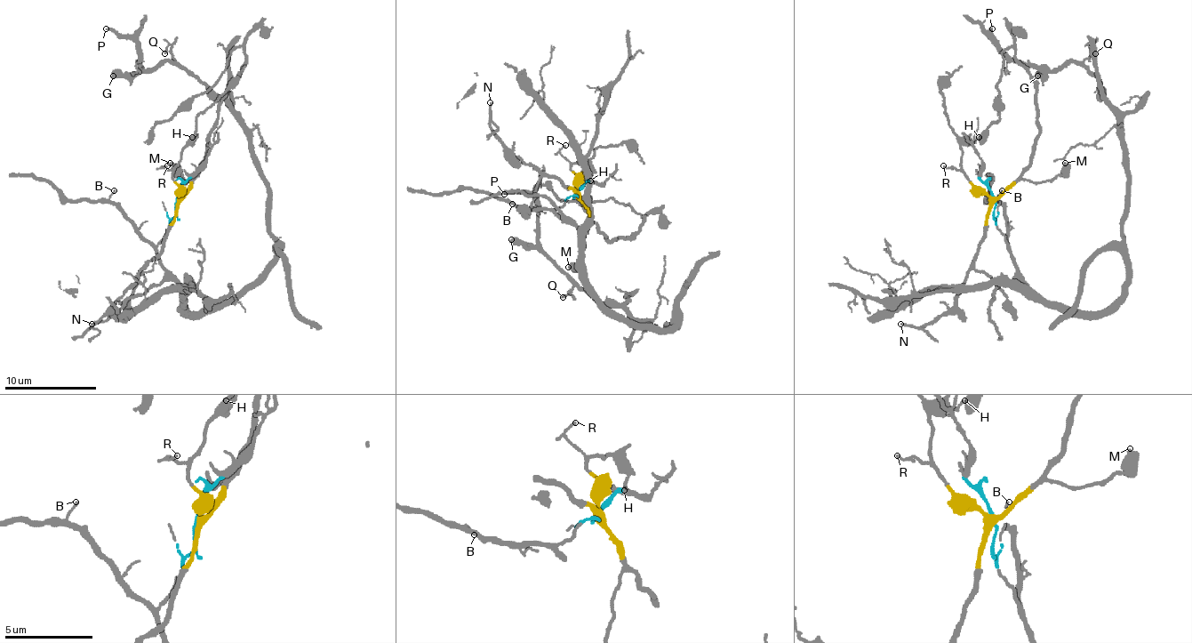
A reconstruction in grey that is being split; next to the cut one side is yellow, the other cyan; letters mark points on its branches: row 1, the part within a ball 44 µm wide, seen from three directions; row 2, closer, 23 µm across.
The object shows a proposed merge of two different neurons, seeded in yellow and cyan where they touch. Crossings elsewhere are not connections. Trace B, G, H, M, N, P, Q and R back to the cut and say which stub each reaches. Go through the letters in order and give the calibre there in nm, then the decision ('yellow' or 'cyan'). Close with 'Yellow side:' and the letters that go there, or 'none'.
B: 110 nm | cyan
G: 600 nm | cyan
H: 160 nm | yellow
M: 440 nm | yellow
N: 180 nm | yellow
P: 240 nm | cyan
Q: 140 nm | cyan
R: 80 nm | yellow
Yellow side: H, M, N, R

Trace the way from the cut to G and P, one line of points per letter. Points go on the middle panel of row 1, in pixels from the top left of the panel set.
G: (575, 195), (556, 209), (580, 232), (588, 290), (642, 324), (674, 326), (639, 324), (596, 301), (510, 239)
P: (575, 195), (556, 209), (580, 232), (588, 290), (674, 326), (581, 290), (540, 245), (538, 202), (503, 193)

